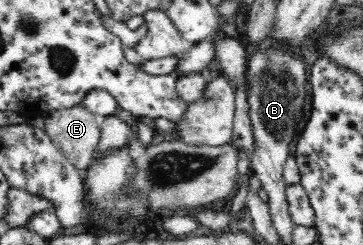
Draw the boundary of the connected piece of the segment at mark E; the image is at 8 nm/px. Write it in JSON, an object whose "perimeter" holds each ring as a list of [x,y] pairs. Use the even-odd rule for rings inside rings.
{"perimeter":[[[76,105],[70,109],[62,109],[48,113],[43,118],[45,132],[54,145],[67,157],[67,160],[80,171],[93,164],[95,151],[101,137],[101,117],[92,113],[84,105]]]}

